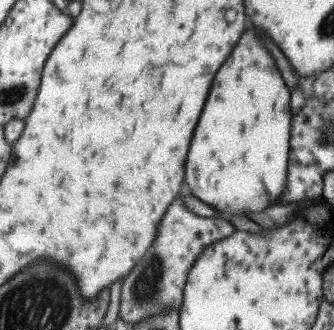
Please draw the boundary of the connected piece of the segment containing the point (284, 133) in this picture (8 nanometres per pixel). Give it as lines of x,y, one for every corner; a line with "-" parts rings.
251,28
251,30
243,31
241,38
237,40
235,48
229,52
227,60
221,63
221,67
217,70
215,78
213,78
213,86
209,88
209,94
207,94
207,100
205,100
205,106
203,106
203,112
199,116
199,122
195,126
195,132
193,132
193,138
191,138
191,144
189,144
189,152
187,152
187,158
184,165
184,189
188,194
195,196
201,200
201,202
207,205
213,206
220,211
219,218
229,219
230,215
242,215
249,211
249,213
259,212
268,206
275,205
277,199
283,195
282,189
284,188
284,181
286,180
286,165
288,156
288,142
289,131
291,128
291,113
289,106
290,91
285,86
283,77
279,74
279,69
269,53
269,49
265,48
263,42
259,40
257,32

